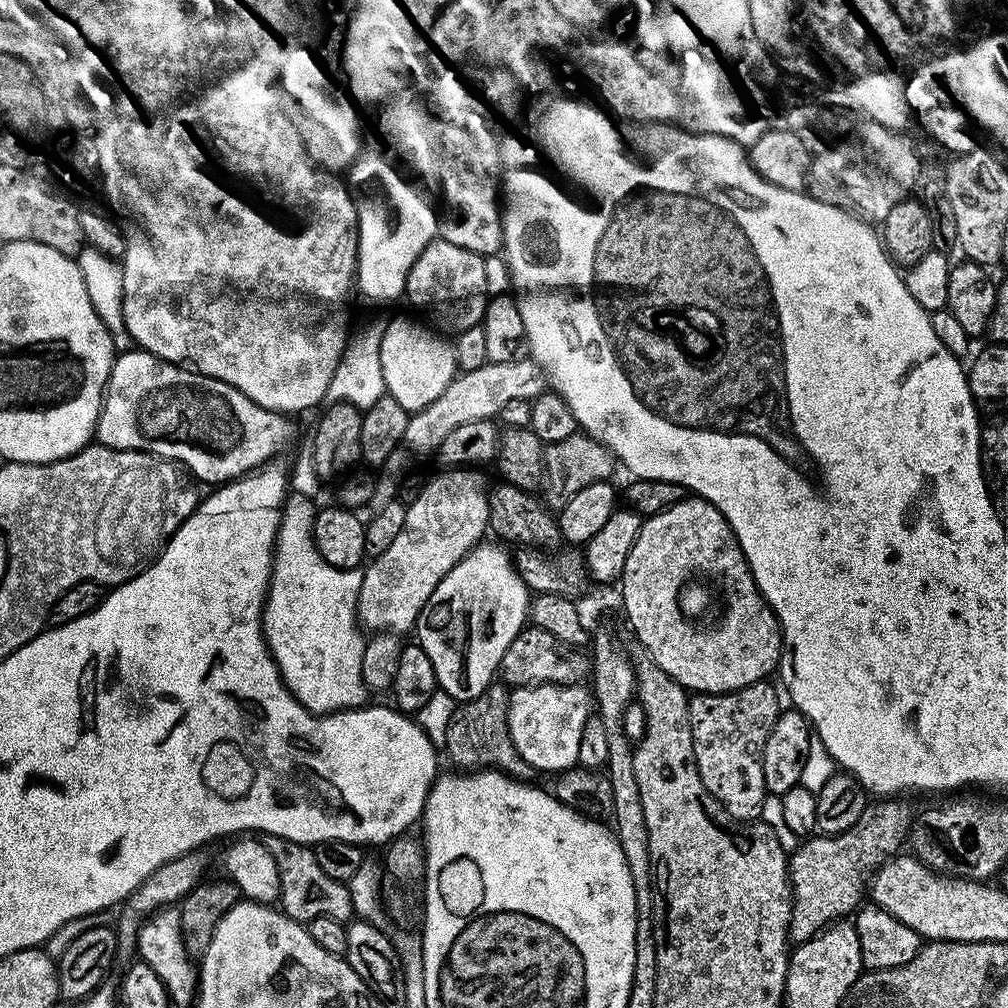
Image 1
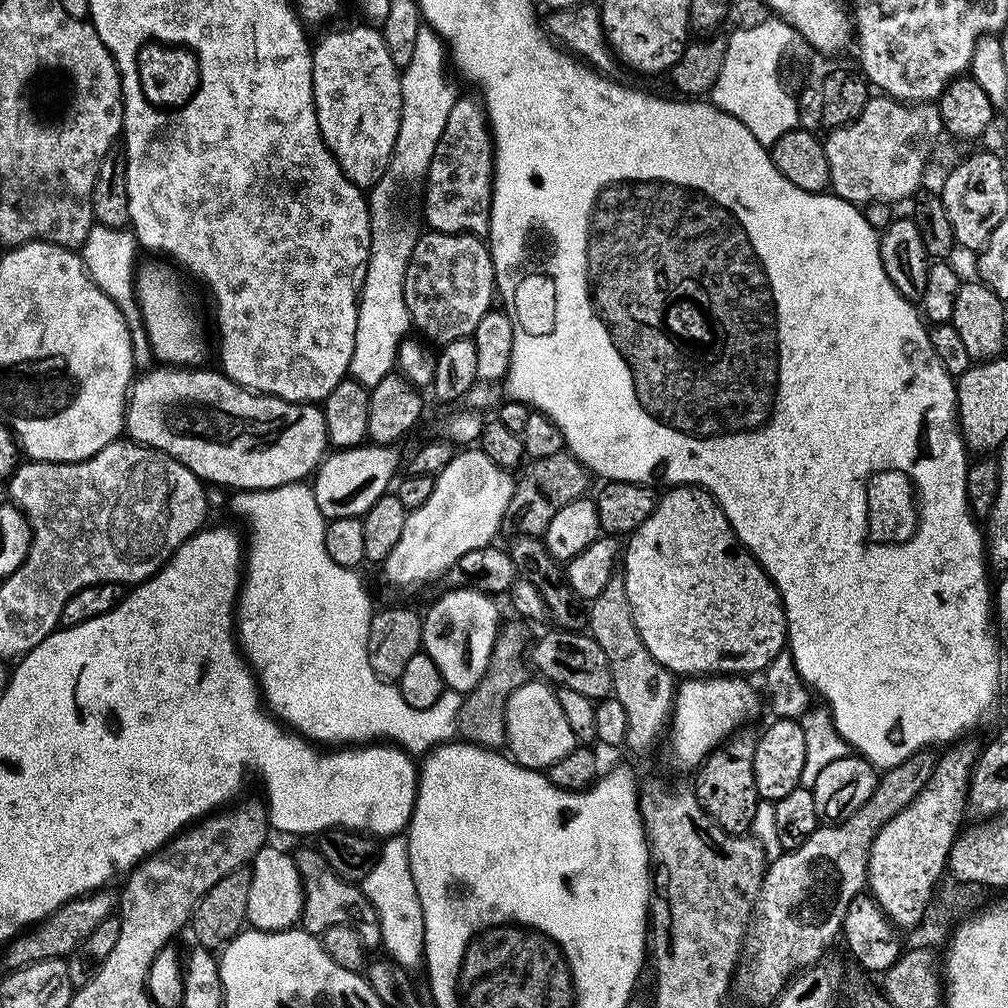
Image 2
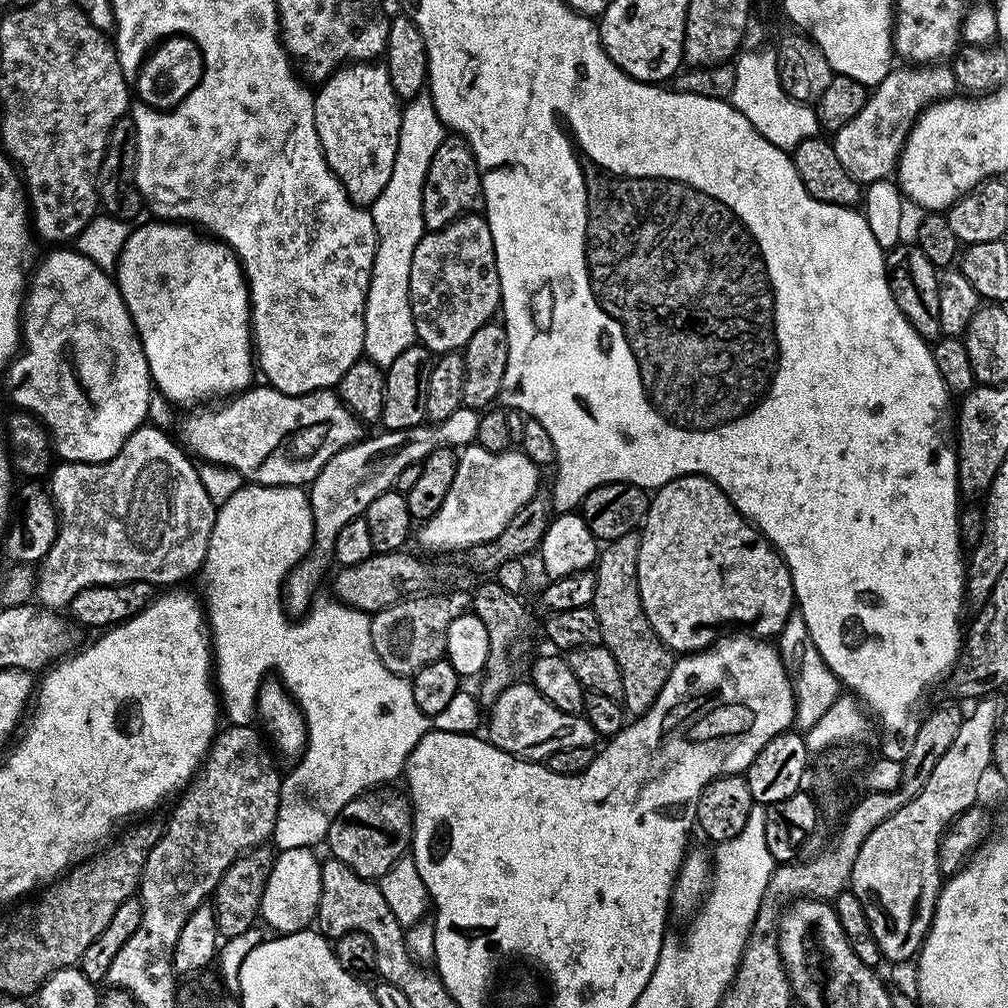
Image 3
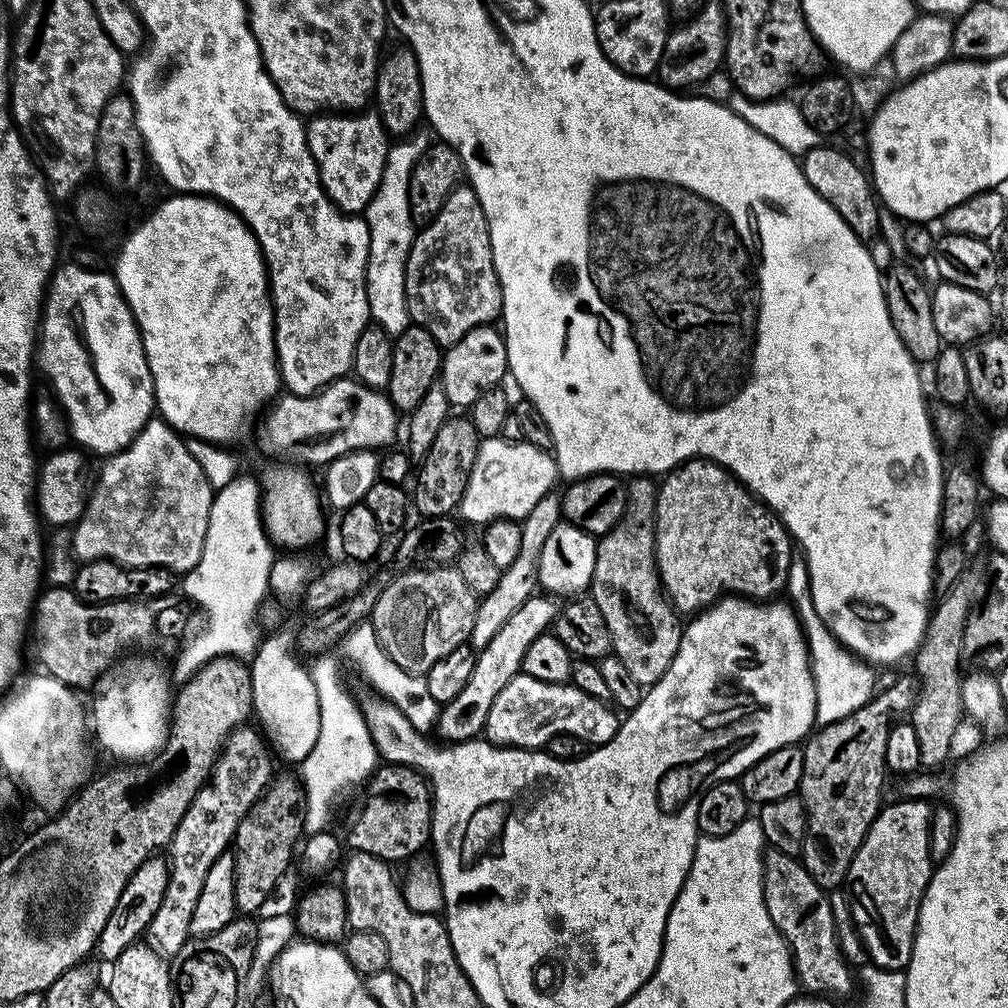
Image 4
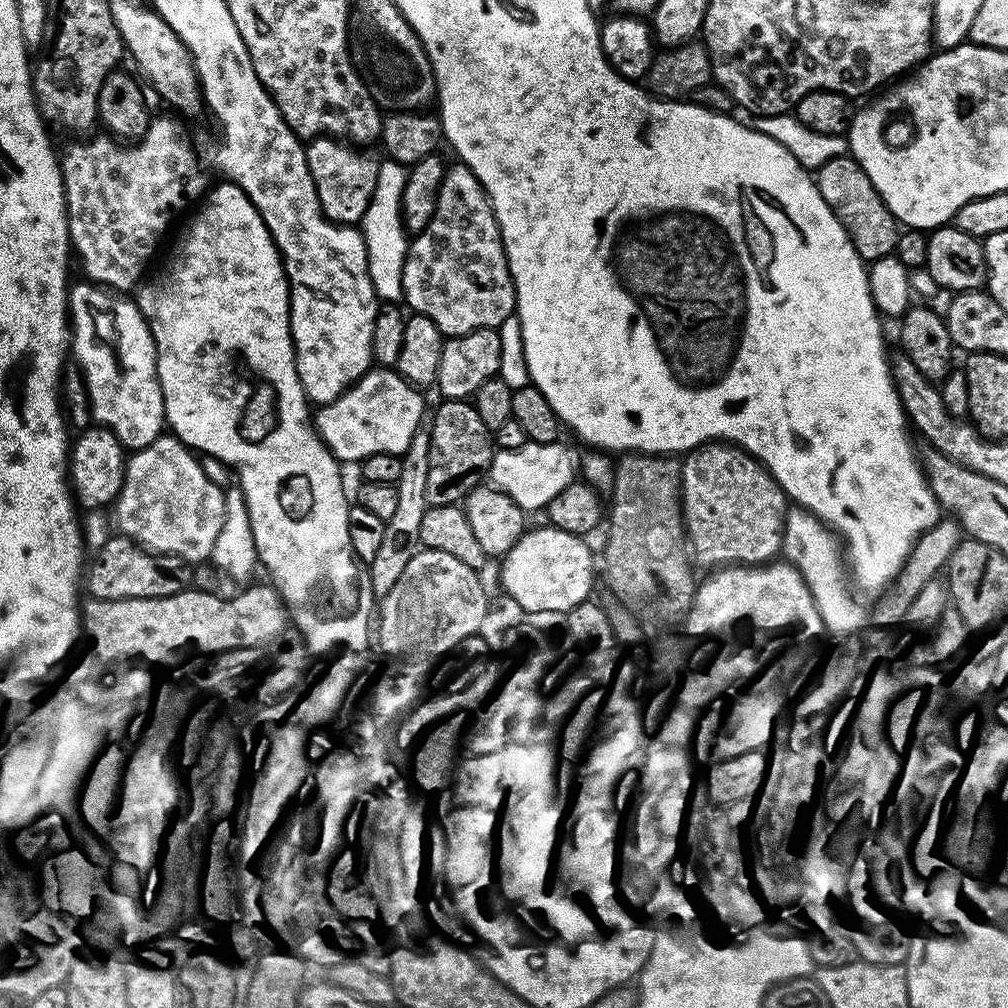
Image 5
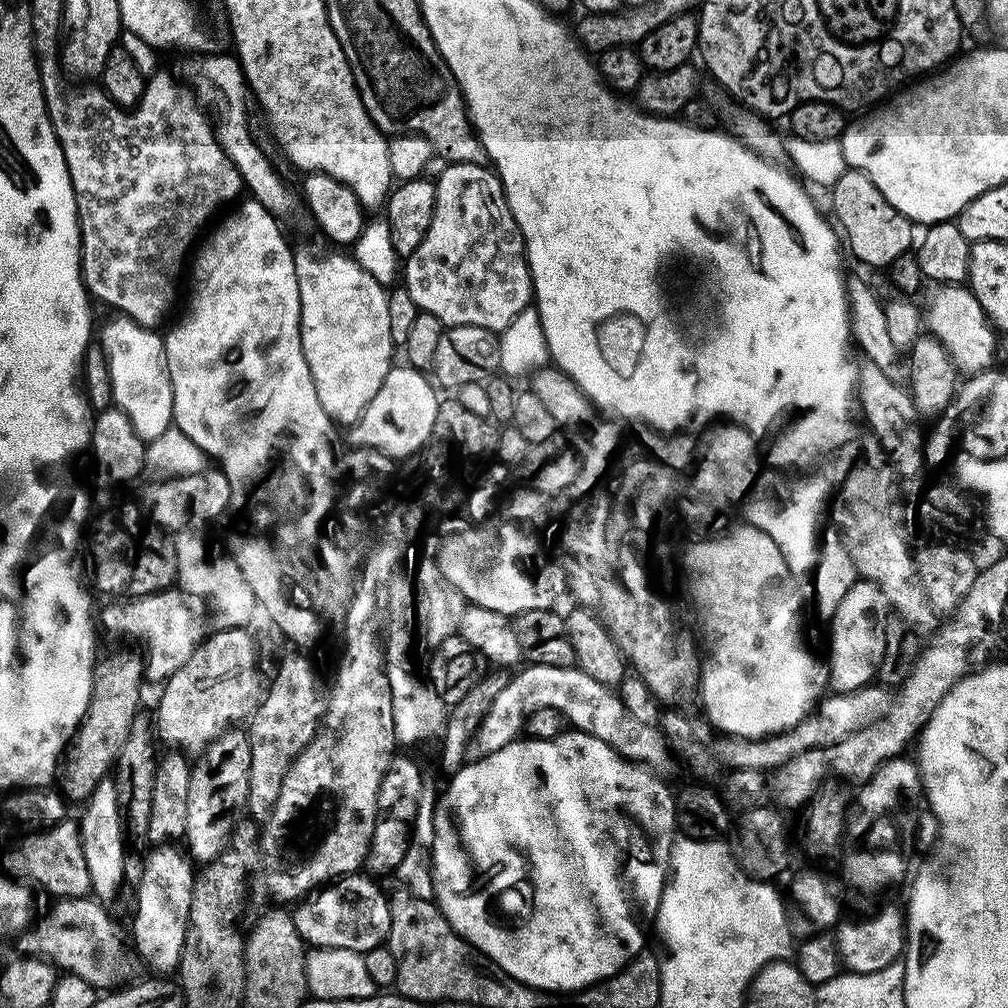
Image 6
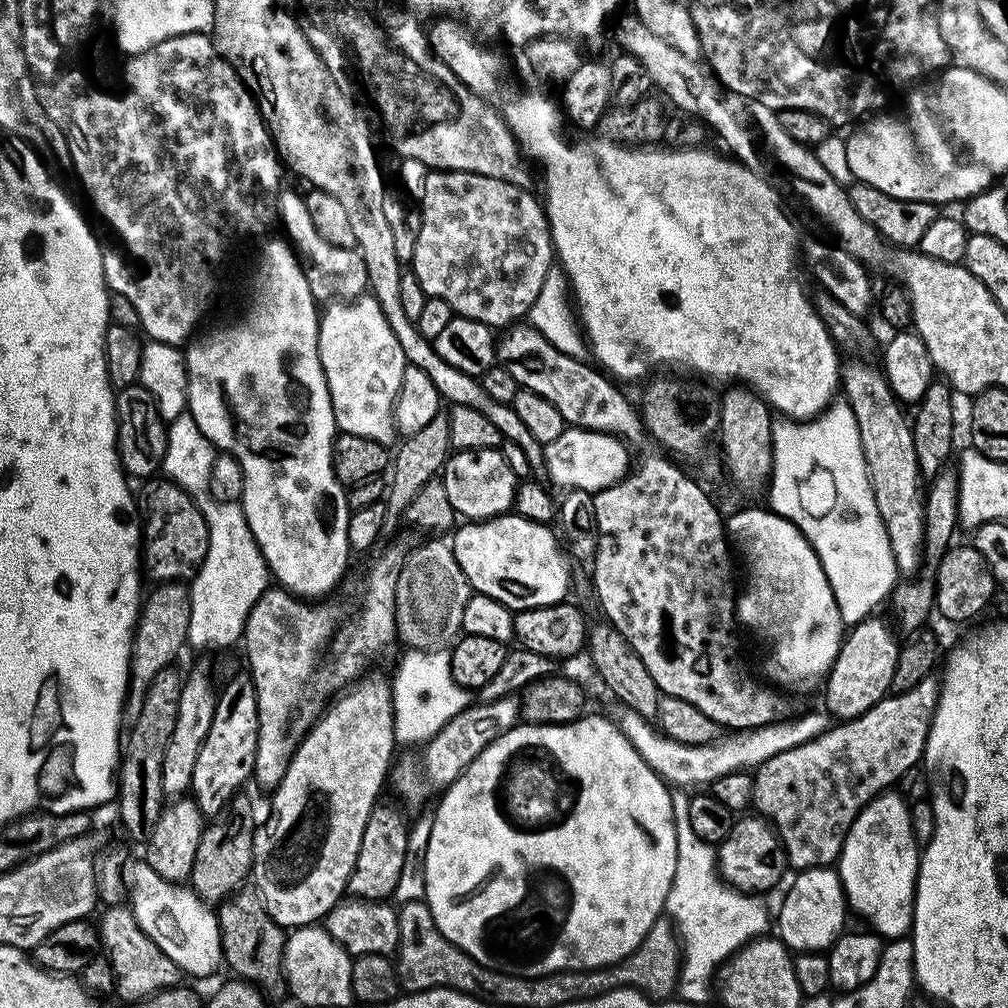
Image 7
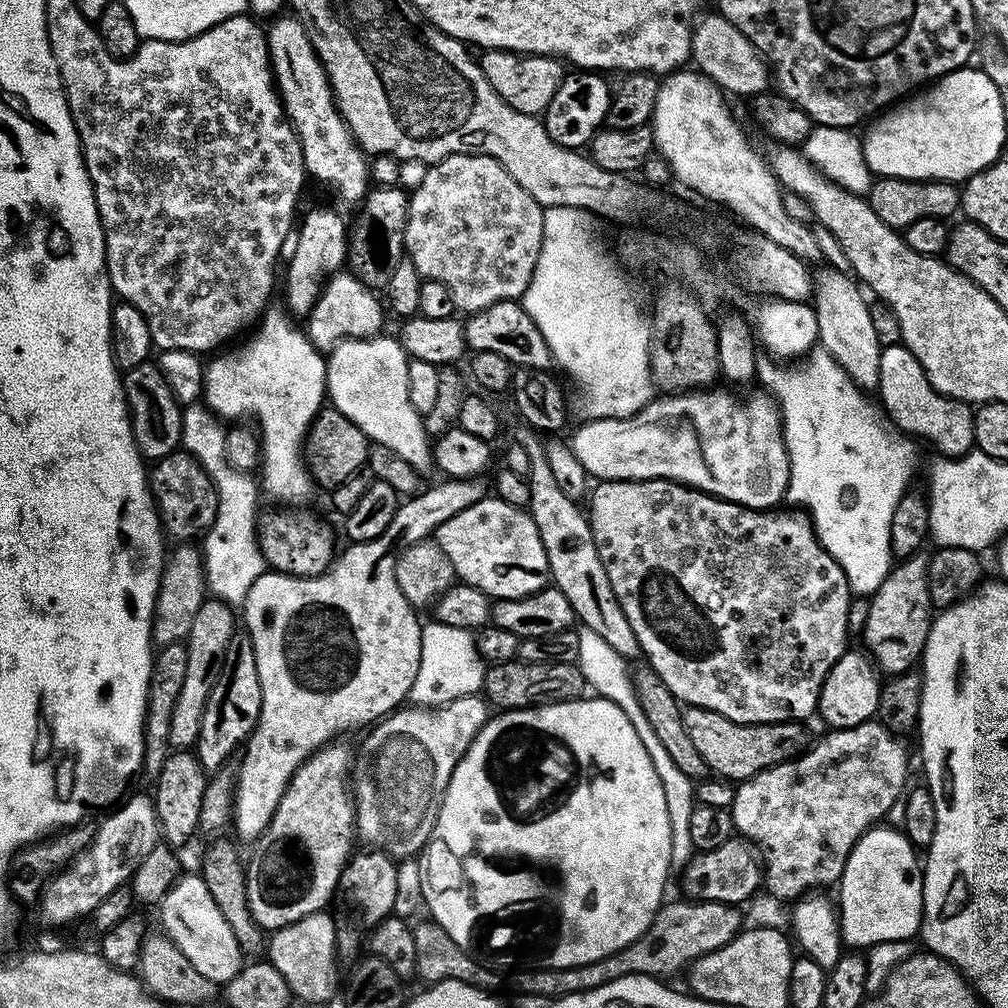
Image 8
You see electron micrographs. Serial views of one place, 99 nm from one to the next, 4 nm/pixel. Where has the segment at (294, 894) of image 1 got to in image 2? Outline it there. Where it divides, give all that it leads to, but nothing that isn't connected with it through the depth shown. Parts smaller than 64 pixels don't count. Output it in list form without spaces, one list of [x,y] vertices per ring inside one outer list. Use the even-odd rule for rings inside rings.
[[[315,847],[298,849],[294,852],[294,859],[304,887],[304,909],[300,915],[303,931],[309,932],[313,938],[318,938],[330,926],[349,924],[354,926],[354,930],[358,930],[364,940],[365,949],[379,949],[381,943],[378,914],[371,902],[365,898],[363,891],[355,883],[343,880]]]

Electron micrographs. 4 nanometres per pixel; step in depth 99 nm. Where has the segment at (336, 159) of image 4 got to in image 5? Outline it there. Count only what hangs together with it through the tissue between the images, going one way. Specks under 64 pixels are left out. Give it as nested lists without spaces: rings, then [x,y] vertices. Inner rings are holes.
[[[331,136],[315,137],[307,145],[306,151],[308,154],[308,169],[314,178],[320,211],[324,213],[324,217],[332,221],[333,224],[359,225],[366,214],[366,206],[370,206],[370,198],[374,198],[374,186],[378,182],[378,170],[380,169],[379,163],[375,159],[372,161],[370,157],[363,156],[360,153],[363,151],[357,150],[355,147]]]

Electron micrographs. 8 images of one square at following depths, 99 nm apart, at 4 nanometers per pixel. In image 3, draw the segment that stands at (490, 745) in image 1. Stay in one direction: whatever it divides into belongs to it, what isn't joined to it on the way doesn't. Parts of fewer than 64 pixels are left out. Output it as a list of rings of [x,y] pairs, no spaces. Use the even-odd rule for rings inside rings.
[[[495,582],[480,584],[472,596],[471,611],[479,615],[480,621],[486,626],[486,634],[490,638],[488,657],[482,675],[479,677],[480,692],[478,700],[481,705],[490,706],[502,694],[502,690],[517,683],[516,676],[516,647],[520,639],[528,632],[532,620],[528,617],[528,608],[523,604],[521,597],[510,590],[503,589]]]

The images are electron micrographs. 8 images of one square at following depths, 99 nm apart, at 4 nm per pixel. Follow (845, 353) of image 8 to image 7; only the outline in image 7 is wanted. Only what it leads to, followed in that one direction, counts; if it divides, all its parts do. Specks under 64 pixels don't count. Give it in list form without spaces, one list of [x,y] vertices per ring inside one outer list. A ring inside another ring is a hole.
[[[867,359],[846,360],[838,372],[838,384],[843,399],[848,401],[850,410],[854,410],[854,419],[858,422],[858,438],[862,440],[870,486],[874,490],[874,502],[886,526],[897,569],[901,573],[912,574],[922,564],[925,503],[922,499],[922,484],[920,488],[922,477],[914,454],[912,425],[900,413],[901,405],[879,367],[871,368],[872,364]]]

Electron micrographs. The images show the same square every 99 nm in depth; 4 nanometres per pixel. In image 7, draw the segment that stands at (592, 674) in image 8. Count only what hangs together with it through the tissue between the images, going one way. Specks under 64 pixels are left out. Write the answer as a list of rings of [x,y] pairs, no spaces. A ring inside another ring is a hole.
[[[673,787],[672,817],[678,842],[678,858],[668,891],[667,915],[682,945],[678,996],[685,1005],[704,1004],[714,996],[714,977],[724,961],[739,948],[769,931],[768,908],[756,894],[740,892],[720,879],[716,848],[702,842],[690,826],[690,796],[683,788]]]

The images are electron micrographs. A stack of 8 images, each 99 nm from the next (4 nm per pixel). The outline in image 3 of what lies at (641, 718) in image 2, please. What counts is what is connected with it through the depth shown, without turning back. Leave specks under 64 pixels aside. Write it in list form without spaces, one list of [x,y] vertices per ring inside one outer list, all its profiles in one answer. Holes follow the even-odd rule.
[[[627,532],[622,538],[607,541],[599,549],[594,565],[594,598],[590,605],[596,613],[598,625],[601,626],[603,647],[608,648],[610,654],[614,654],[614,661],[620,671],[623,711],[632,718],[643,716],[655,702],[666,678],[672,673],[674,663],[674,653],[656,637],[652,628],[628,628],[628,620],[645,619],[644,607],[636,585],[639,545],[639,535],[636,532]]]

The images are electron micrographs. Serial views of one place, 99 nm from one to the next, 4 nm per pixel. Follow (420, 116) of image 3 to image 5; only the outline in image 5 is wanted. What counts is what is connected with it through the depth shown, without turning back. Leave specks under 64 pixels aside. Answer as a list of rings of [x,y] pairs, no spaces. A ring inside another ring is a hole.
[[[393,158],[379,161],[378,182],[374,186],[374,198],[366,206],[362,221],[364,245],[368,255],[368,277],[374,286],[377,297],[384,302],[396,302],[404,295],[402,290],[402,266],[408,257],[409,233],[404,227],[402,210],[402,190],[406,186],[408,168]]]

